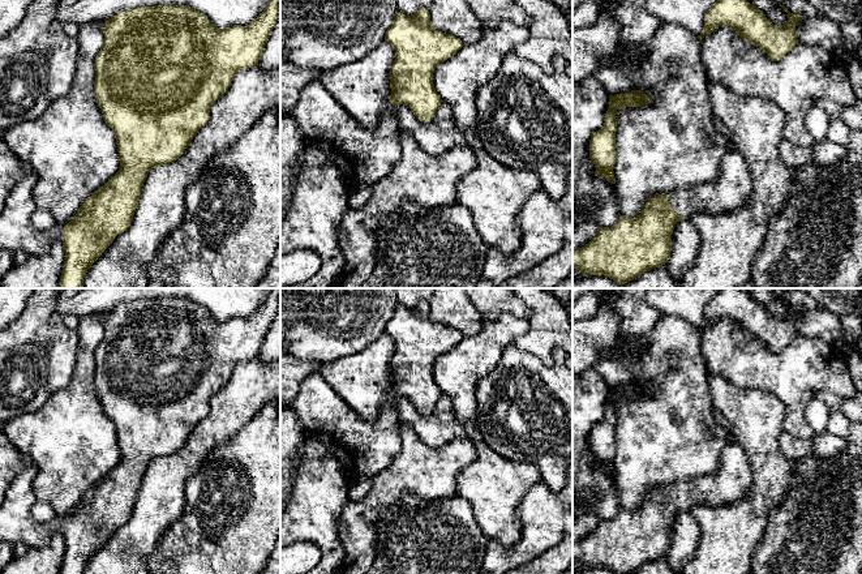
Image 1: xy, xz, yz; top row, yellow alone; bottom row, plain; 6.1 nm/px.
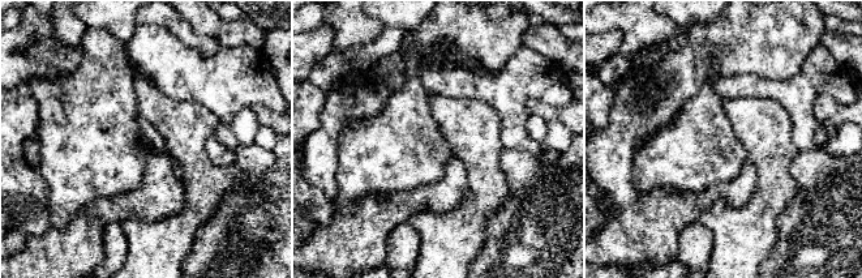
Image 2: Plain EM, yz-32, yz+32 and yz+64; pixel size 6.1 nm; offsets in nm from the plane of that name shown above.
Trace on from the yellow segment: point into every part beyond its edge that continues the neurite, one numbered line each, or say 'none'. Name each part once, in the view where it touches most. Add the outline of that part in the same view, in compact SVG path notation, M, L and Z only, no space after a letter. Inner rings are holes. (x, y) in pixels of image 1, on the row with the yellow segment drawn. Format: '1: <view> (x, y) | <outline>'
1: yz (732, 188) | M737 150L728 151L720 174L708 183L668 193L668 202L685 218L700 211L715 214L739 209L752 194L752 181L745 158Z

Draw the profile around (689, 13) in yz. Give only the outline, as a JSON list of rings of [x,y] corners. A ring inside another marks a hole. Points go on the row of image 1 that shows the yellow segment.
[[[646,0],[646,9],[662,23],[683,26],[695,37],[704,27],[704,17],[717,0]]]

